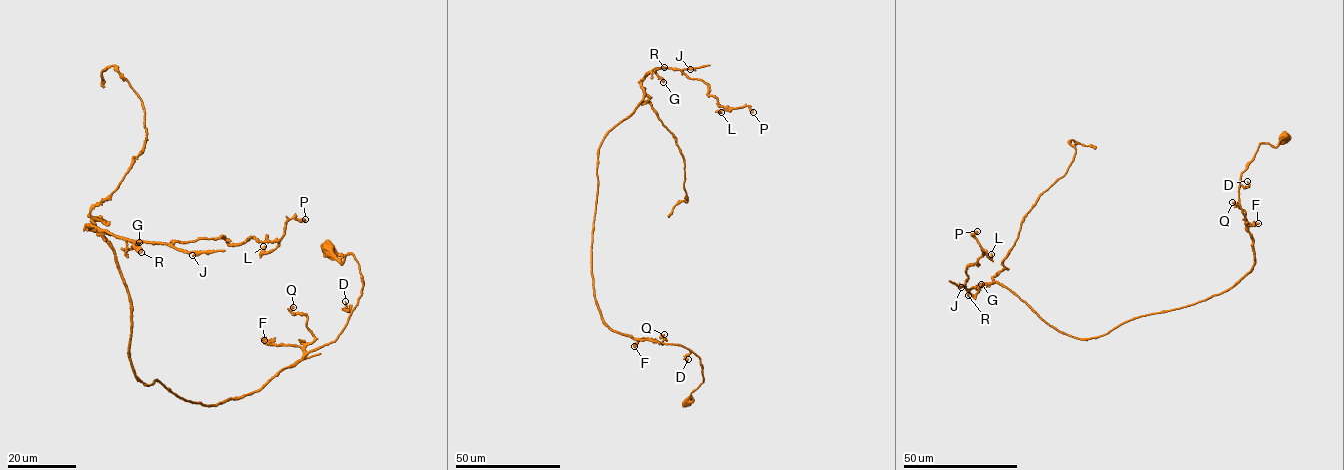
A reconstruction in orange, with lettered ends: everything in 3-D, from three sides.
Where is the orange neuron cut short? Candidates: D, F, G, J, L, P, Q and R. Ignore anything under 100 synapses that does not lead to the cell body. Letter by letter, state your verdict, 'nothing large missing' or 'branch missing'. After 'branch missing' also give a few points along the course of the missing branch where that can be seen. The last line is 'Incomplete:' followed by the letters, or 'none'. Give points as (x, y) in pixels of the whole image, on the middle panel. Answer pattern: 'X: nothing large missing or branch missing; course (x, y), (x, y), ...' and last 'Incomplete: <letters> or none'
D: nothing large missing
F: nothing large missing
G: nothing large missing
J: nothing large missing
L: nothing large missing
P: nothing large missing
Q: nothing large missing
R: nothing large missing
Incomplete: none

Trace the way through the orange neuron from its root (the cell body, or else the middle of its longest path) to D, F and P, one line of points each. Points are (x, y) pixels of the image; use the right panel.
D: (1283, 138), (1275, 147), (1260, 144), (1241, 174), (1239, 188), (1240, 185), (1249, 186), (1247, 181)
F: (1283, 138), (1275, 147), (1260, 144), (1241, 174), (1238, 200), (1245, 224), (1252, 226), (1258, 223)
P: (1283, 138), (1241, 174), (1250, 271), (1098, 337), (1060, 332), (996, 282), (964, 287), (977, 231)

